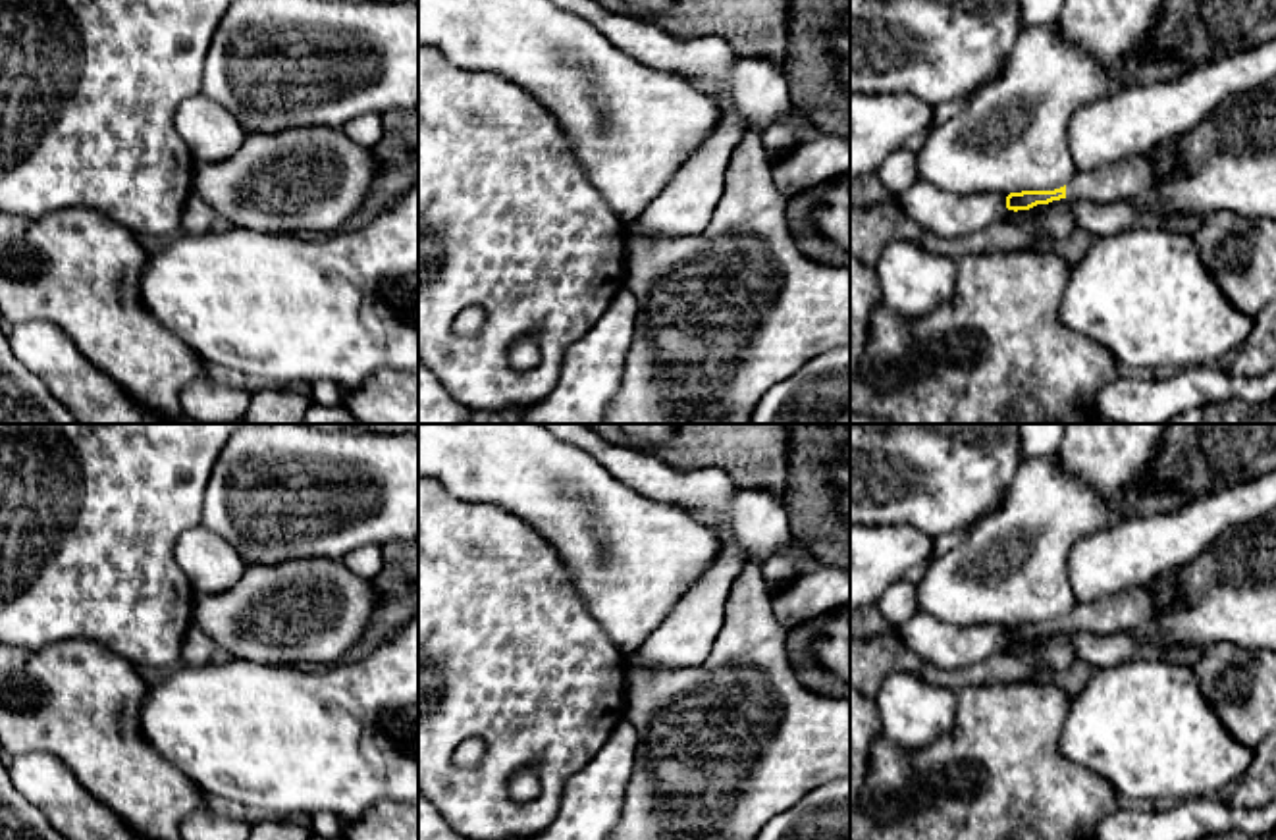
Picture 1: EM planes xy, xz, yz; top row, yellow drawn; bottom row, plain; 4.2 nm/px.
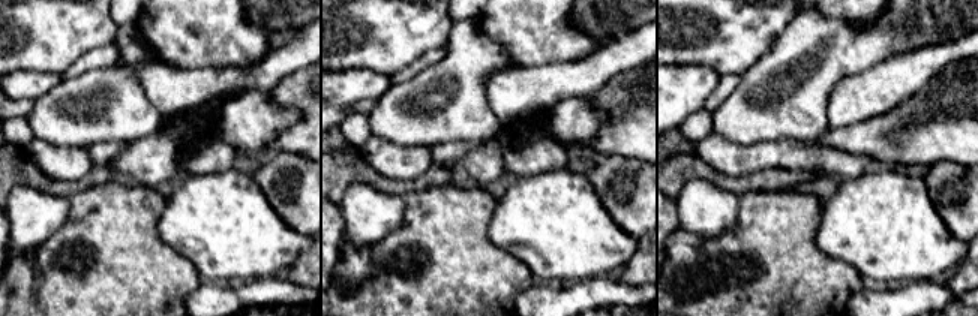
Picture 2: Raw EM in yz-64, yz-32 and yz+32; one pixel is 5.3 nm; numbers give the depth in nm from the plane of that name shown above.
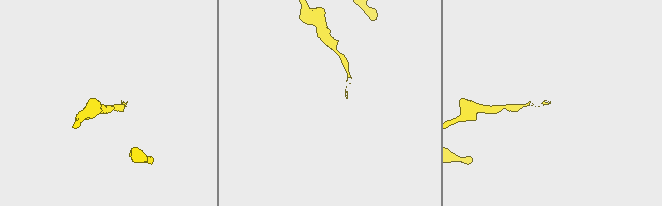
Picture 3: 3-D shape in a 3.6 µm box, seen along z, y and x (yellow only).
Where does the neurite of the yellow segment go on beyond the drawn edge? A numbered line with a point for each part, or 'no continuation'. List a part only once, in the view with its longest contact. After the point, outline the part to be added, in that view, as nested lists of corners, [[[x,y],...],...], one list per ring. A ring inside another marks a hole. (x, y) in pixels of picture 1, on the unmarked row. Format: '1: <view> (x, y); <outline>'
1: yz (1228, 590); [[[1276,511],[1253,524],[1228,528],[1174,572],[1183,593],[1180,605],[1158,609],[1151,588],[1137,586],[1076,605],[1066,617],[1066,630],[1130,632],[1164,649],[1230,642],[1276,653]]]

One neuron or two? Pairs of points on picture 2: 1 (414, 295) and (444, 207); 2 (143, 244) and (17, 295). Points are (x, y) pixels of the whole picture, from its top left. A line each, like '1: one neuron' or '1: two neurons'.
1: one neuron
2: one neuron

